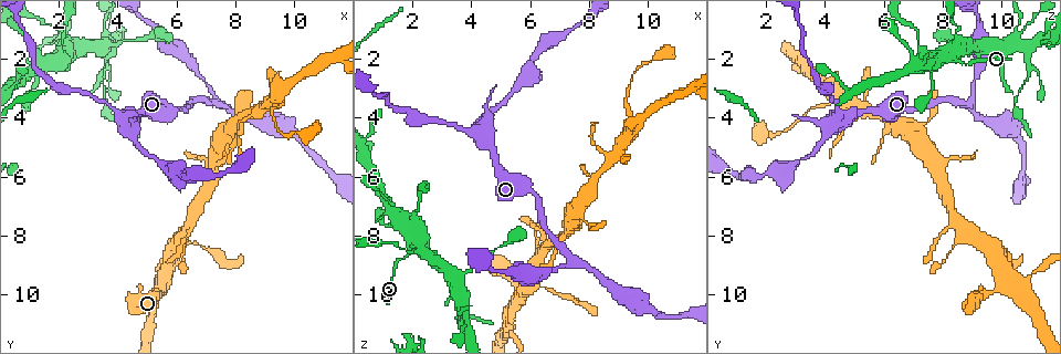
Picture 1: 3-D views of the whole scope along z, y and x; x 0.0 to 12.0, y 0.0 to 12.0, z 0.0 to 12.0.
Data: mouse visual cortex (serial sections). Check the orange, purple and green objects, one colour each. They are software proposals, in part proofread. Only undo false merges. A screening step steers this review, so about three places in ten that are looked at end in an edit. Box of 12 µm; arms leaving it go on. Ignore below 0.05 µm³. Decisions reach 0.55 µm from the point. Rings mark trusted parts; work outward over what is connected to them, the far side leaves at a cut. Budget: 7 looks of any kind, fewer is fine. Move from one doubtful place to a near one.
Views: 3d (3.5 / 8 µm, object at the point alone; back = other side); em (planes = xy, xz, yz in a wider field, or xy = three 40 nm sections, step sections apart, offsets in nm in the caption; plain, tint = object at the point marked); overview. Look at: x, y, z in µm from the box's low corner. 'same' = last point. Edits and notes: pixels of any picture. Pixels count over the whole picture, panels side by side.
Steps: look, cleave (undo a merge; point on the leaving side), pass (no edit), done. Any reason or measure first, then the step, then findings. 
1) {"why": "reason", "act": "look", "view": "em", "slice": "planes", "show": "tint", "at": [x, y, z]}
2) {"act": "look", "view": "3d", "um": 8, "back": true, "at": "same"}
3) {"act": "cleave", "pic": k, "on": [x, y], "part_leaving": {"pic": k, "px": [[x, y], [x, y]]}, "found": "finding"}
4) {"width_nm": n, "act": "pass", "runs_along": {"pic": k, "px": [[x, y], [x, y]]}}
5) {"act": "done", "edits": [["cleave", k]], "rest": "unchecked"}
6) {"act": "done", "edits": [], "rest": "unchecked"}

{"why": "three-way junction", "act": "look", "view": "3d", "um": 3.5, "back": true, "at": [6.1, 8.3, 9.7]}

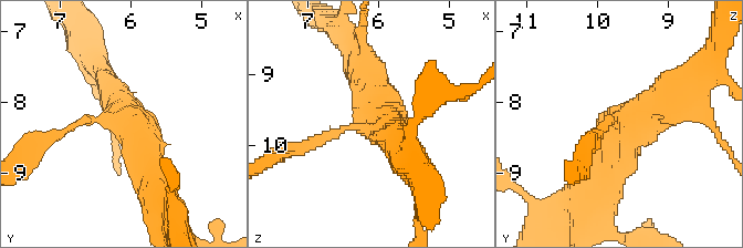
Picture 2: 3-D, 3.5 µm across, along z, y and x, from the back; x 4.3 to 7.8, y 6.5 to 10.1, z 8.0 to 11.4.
{"arms": 3, "arm_widths_nm": [150, 450, 500], "act": "look", "view": "em", "slice": "xy", "step": 3, "show": "plain", "at": [6.15, 8.20, 9.65]}

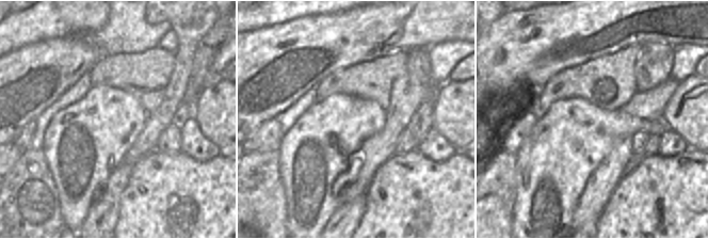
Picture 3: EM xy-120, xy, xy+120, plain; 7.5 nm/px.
{"why": "where the object lies", "act": "look", "view": "em", "slice": "xy", "step": 3, "show": "tint", "at": "same"}

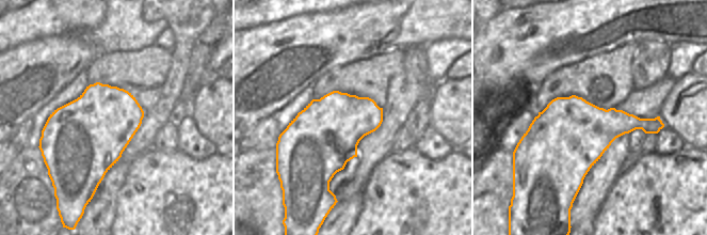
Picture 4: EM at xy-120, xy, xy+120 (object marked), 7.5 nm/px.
{"act": "pass", "runs_along": {"pic": 2, "px": [[593, 184], [621, 132], [687, 89]]}, "found": "all the same cell"}

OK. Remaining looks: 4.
{"why": "three-way junction", "act": "look", "view": "3d", "um": 3.5, "at": [2.1, 1.9, 8.3]}

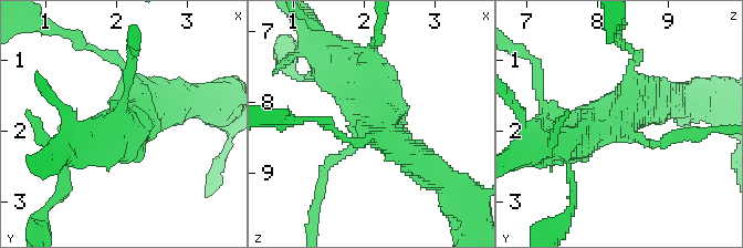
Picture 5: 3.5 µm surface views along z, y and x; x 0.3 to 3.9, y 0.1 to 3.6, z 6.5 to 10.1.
{"why": "shape alone is not enough", "act": "look", "view": "em", "slice": "planes", "show": "tint", "at": [2.20, 1.85, 8.35]}

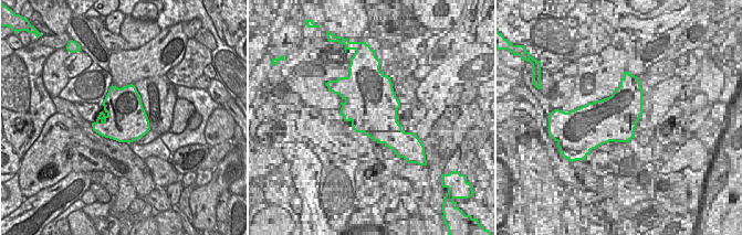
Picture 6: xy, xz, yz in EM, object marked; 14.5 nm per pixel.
{"act": "look", "view": "em", "slice": "xy", "step": 1, "show": "tint", "at": "same"}

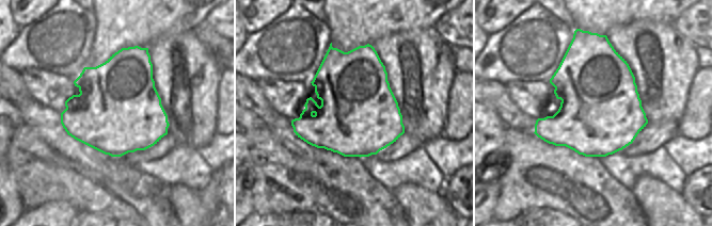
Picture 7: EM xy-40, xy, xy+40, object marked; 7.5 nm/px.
{"act": "pass", "runs_along": {"pic": 5, "px": [[75, 144], [184, 103]]}, "found": "one cell here"}

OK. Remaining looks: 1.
{"act": "done", "edits": [], "rest": "unchecked"}

